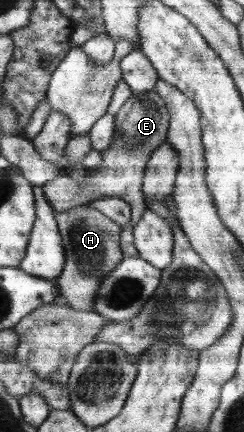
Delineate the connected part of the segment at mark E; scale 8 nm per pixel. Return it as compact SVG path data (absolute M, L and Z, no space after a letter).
M152 89L132 95L114 115L114 136L110 147L101 152L102 163L96 169L87 169L84 178L74 179L59 174L54 180L42 185L48 203L57 213L86 205L104 197L118 197L131 205L131 222L135 225L146 212L144 201L143 175L151 155L167 140L170 114L166 104Z

